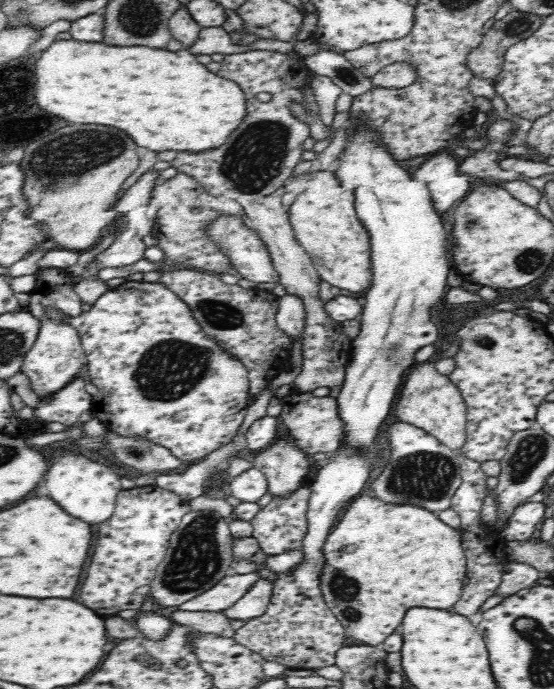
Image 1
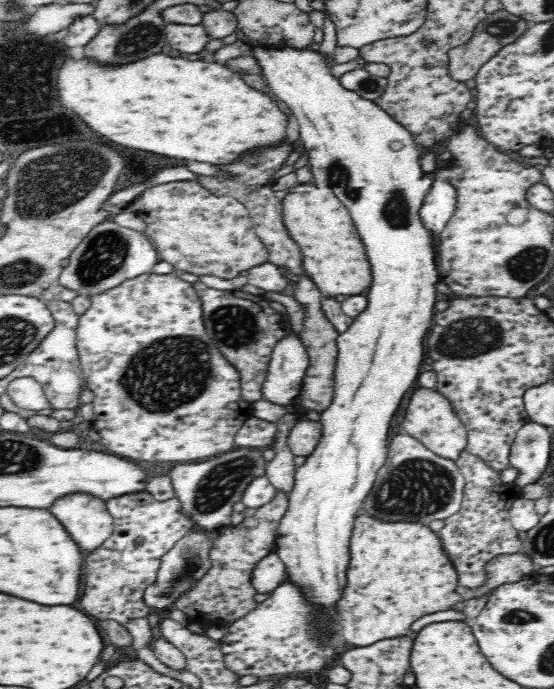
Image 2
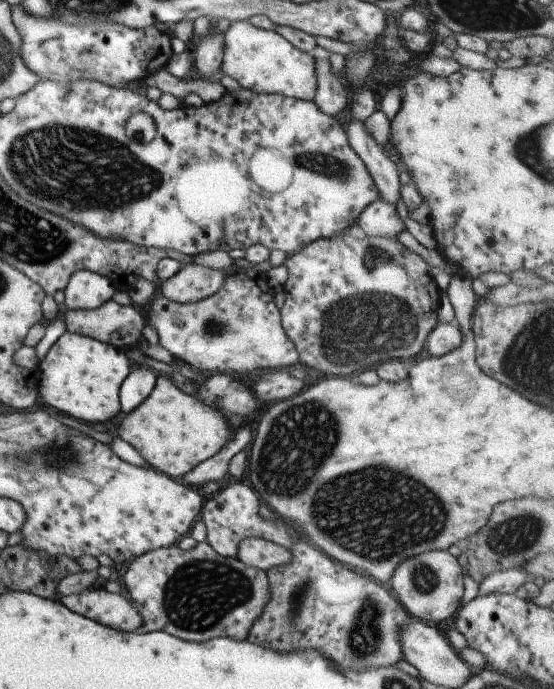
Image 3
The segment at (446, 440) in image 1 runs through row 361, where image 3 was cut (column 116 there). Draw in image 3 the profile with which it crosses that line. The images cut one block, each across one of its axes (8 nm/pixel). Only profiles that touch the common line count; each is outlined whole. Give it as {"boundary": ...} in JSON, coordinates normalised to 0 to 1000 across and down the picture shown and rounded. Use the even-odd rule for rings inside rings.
{"boundary":[[[283,543],[283,552],[269,575],[251,583],[242,595],[226,598],[224,602],[217,614],[208,615],[211,633],[222,642],[229,642],[236,650],[244,650],[280,685],[318,697],[341,688],[341,682],[348,682],[361,671],[381,665],[410,642],[410,636],[419,627],[417,617],[406,615],[406,607],[395,598],[388,598],[381,589],[352,581],[348,575],[330,570],[312,557],[307,546],[294,543]]]}

